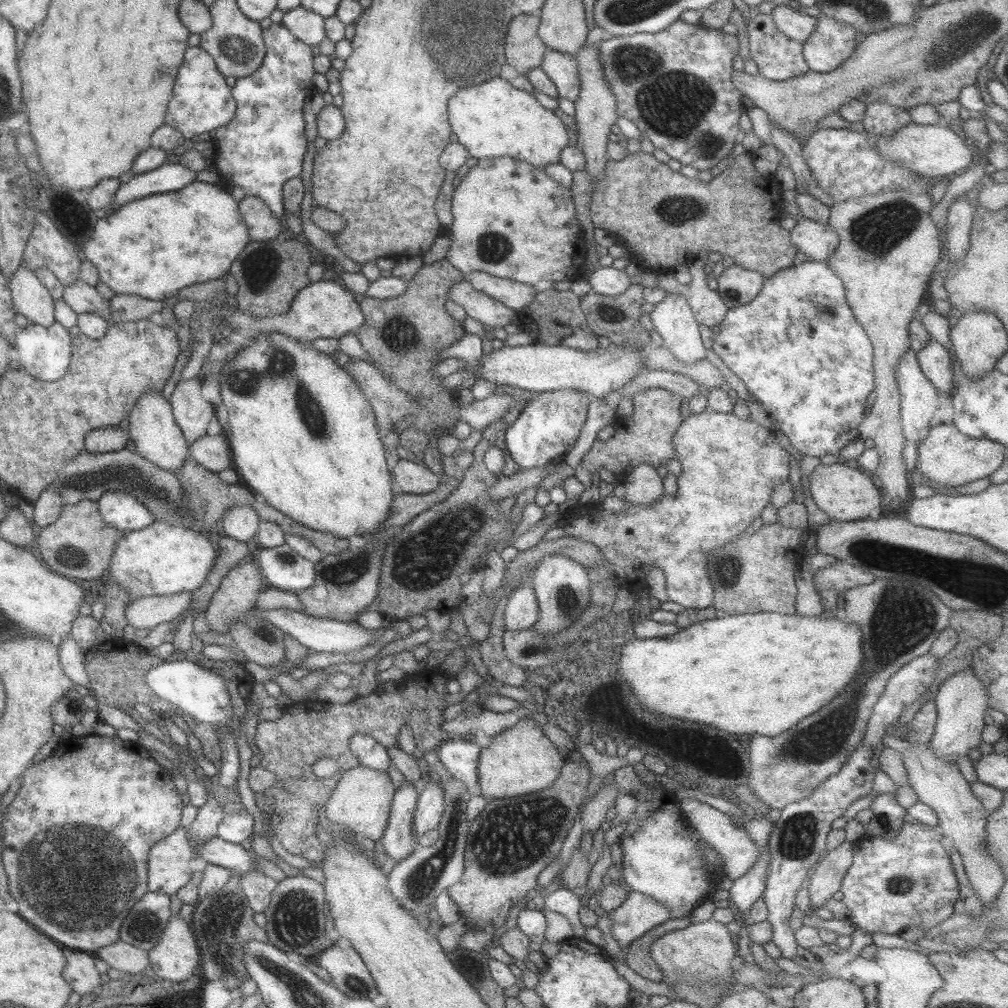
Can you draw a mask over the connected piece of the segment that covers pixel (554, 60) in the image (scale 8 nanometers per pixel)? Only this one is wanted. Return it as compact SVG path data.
M546 50L540 69L548 74L557 87L559 96L569 101L576 101L581 90L578 60L576 55L564 54L558 50Z

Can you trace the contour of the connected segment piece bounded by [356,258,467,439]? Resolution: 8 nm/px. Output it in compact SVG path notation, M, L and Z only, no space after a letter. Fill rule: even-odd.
M444 258L432 264L423 264L414 278L408 281L407 289L401 295L386 299L366 296L360 302L365 322L356 334L364 350L390 382L410 394L418 406L424 406L424 410L404 415L402 421L394 423L392 431L398 434L406 428L418 428L427 436L438 439L452 434L458 422L457 395L442 387L440 382L444 376L437 374L437 364L442 361L437 359L444 348L467 334L463 322L452 318L446 308L452 284L465 277L462 271Z

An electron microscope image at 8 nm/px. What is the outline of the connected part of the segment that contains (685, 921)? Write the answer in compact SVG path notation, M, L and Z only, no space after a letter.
M688 912L684 918L670 918L660 926L648 930L642 938L623 949L625 963L640 976L654 982L662 982L662 969L658 969L658 963L654 963L654 959L650 957L650 944L672 930L686 928L691 923L690 918L691 913Z

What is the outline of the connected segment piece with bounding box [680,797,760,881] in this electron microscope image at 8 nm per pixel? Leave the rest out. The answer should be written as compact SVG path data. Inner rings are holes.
M684 798L680 800L681 809L685 814L685 818L689 824L695 828L695 832L699 838L712 847L720 855L722 860L722 868L726 877L735 881L746 874L750 867L754 867L754 861L758 859L760 852L752 843L752 836L748 834L748 830L744 827L736 827L733 818L720 812L717 808L709 804L702 803L697 799Z

